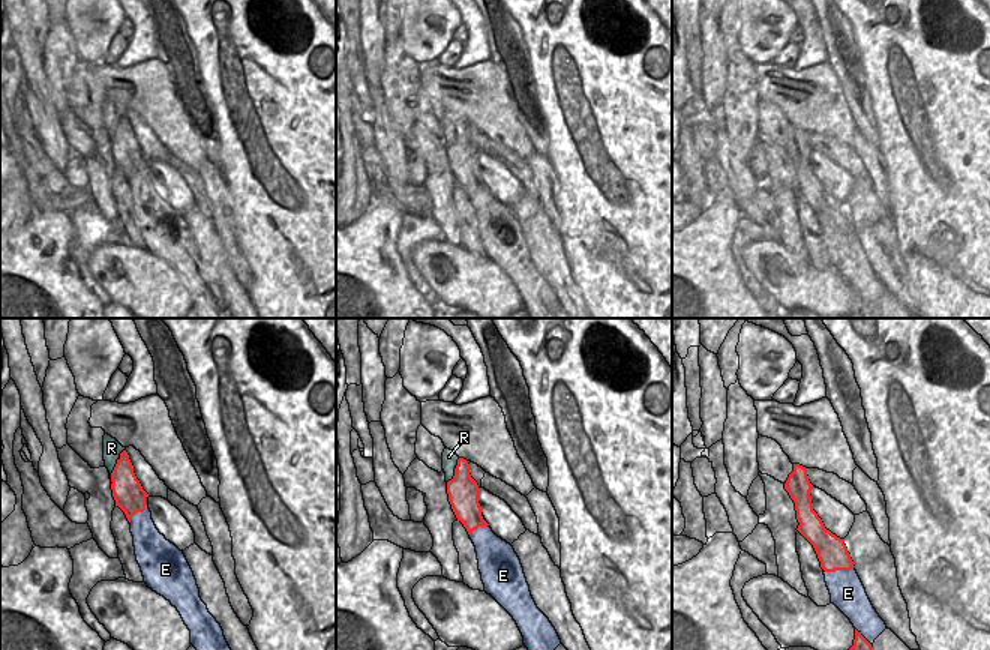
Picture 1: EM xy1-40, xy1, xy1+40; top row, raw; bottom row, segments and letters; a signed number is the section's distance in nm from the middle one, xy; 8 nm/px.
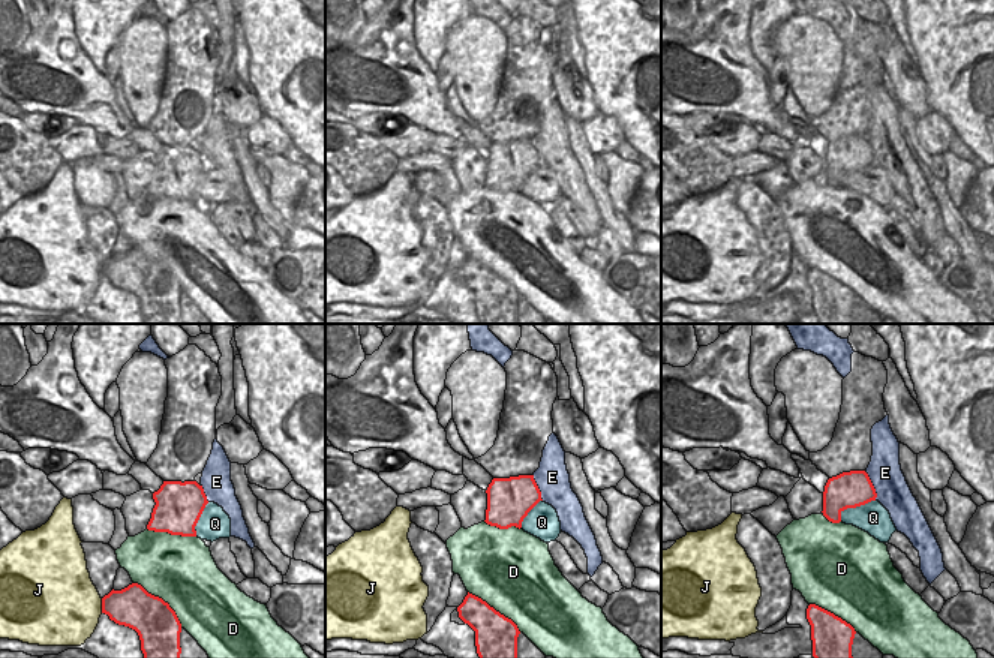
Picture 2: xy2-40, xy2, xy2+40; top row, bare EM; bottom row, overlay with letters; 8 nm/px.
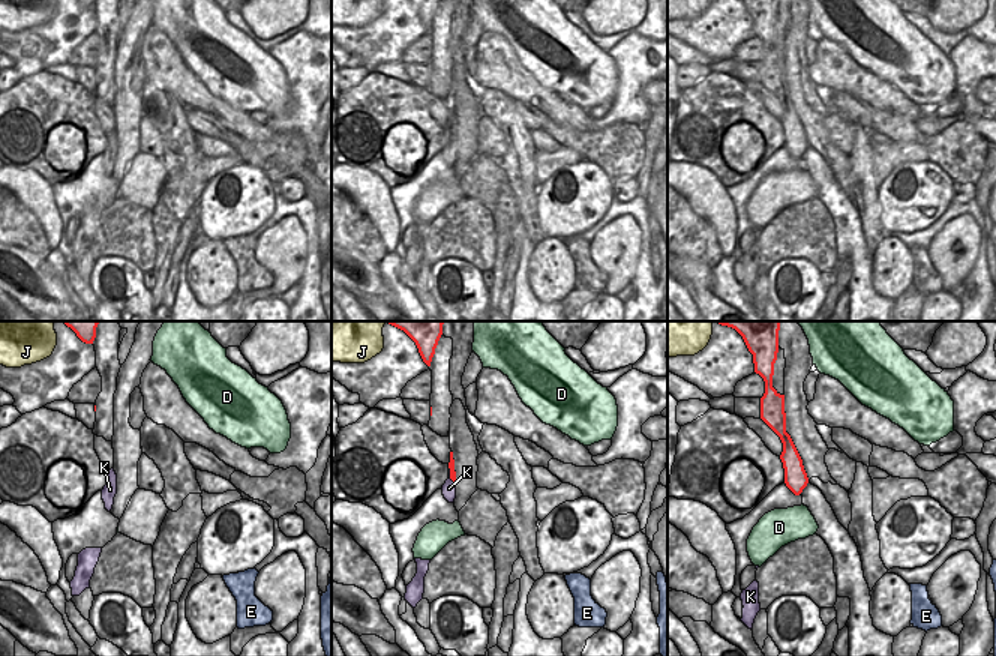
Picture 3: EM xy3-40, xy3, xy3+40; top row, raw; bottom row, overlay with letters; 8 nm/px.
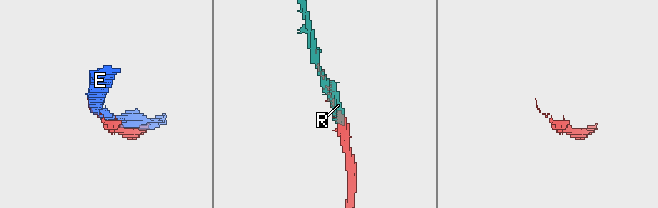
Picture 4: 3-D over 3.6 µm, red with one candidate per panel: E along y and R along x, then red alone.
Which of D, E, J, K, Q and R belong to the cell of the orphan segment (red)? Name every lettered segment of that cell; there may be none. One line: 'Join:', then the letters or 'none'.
Join: K, R

